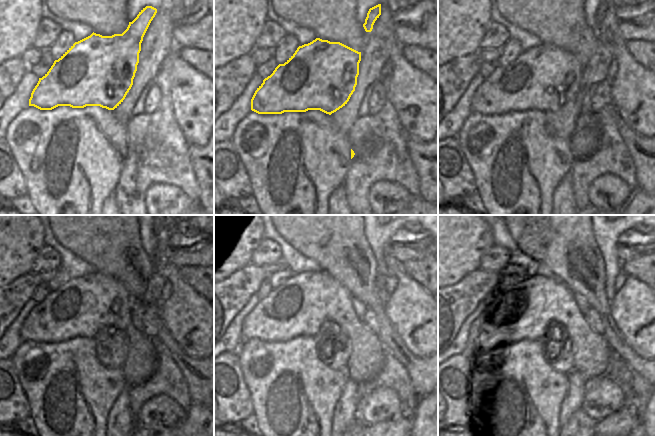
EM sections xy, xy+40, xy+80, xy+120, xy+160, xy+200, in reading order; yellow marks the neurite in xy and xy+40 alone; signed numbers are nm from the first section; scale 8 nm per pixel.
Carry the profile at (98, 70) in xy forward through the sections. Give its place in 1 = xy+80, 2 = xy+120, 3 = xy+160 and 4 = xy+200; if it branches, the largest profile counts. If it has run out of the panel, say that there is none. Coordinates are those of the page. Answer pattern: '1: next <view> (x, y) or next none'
1: next xy+80 (545, 77)
2: next xy+120 (84, 306)
3: next xy+160 (297, 308)
4: next xy+200 (517, 314)

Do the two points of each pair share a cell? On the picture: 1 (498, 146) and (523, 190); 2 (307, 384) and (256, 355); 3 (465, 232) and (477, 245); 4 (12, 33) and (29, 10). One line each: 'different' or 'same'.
1: same
2: same
3: same
4: same

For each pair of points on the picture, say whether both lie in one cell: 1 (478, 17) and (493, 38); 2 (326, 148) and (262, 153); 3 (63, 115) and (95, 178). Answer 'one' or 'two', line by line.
1: two
2: one
3: one

